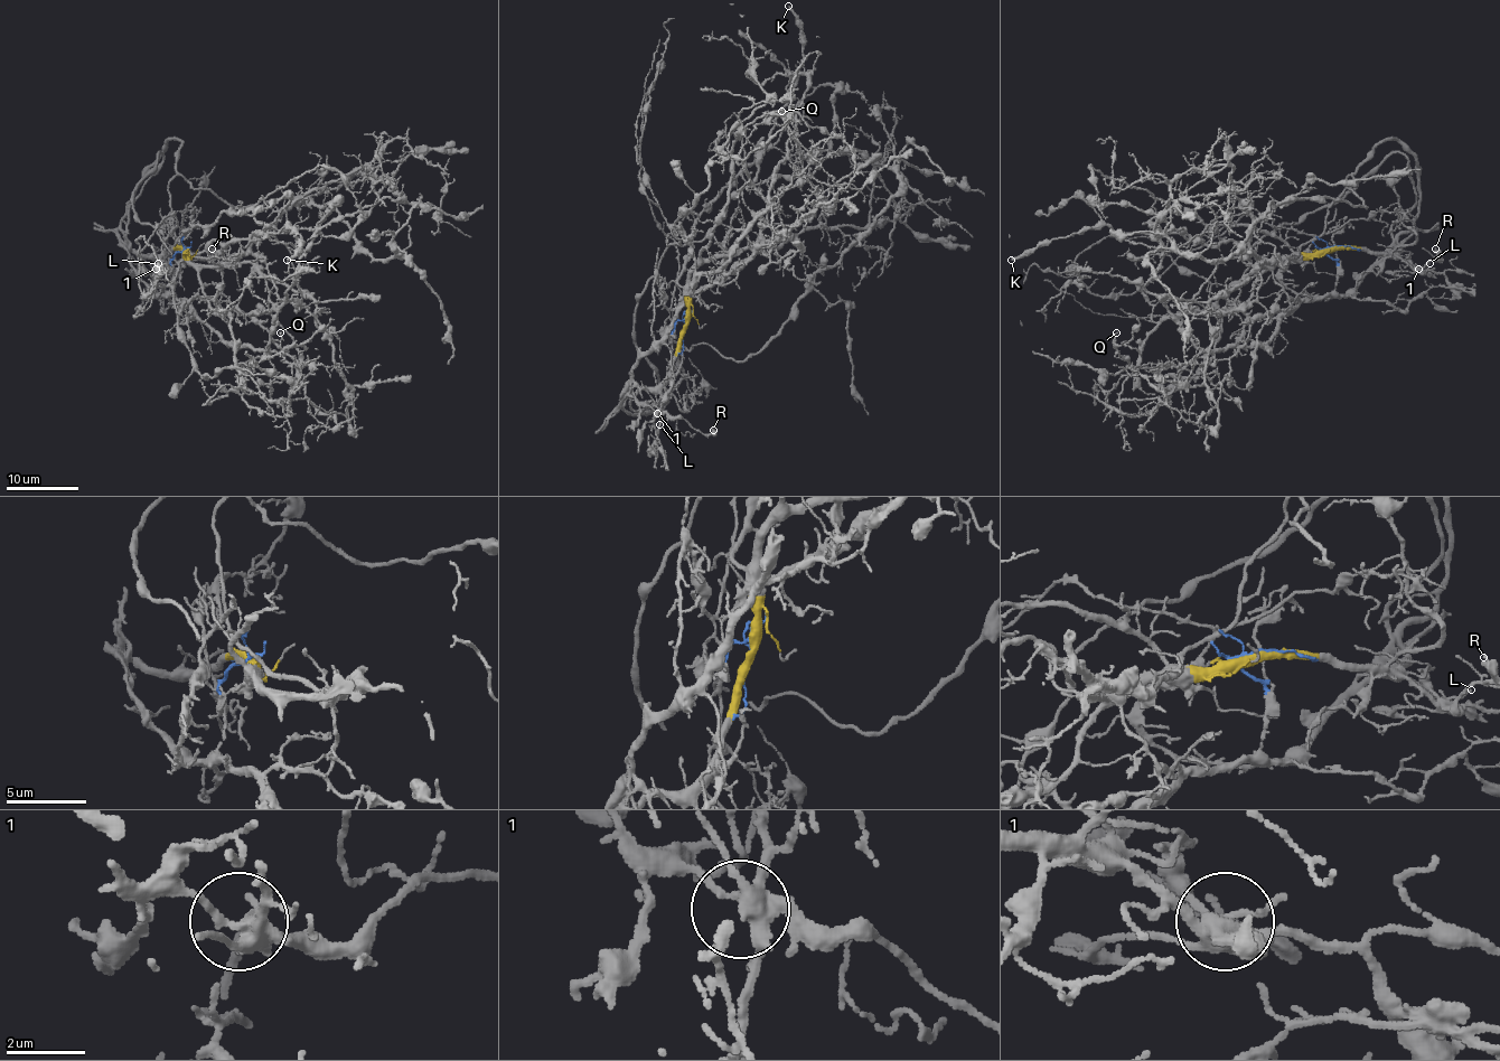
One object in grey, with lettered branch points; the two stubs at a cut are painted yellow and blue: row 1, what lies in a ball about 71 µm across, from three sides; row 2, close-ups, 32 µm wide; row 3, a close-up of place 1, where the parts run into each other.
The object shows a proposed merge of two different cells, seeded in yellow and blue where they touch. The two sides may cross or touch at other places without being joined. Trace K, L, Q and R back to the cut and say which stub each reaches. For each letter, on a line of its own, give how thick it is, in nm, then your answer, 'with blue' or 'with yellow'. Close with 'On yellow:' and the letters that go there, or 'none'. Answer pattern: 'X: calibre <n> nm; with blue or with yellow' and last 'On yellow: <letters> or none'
K: calibre 280 nm; with blue
L: calibre 140 nm; with blue
Q: calibre 140 nm; with blue
R: calibre 200 nm; with blue
On yellow: none

